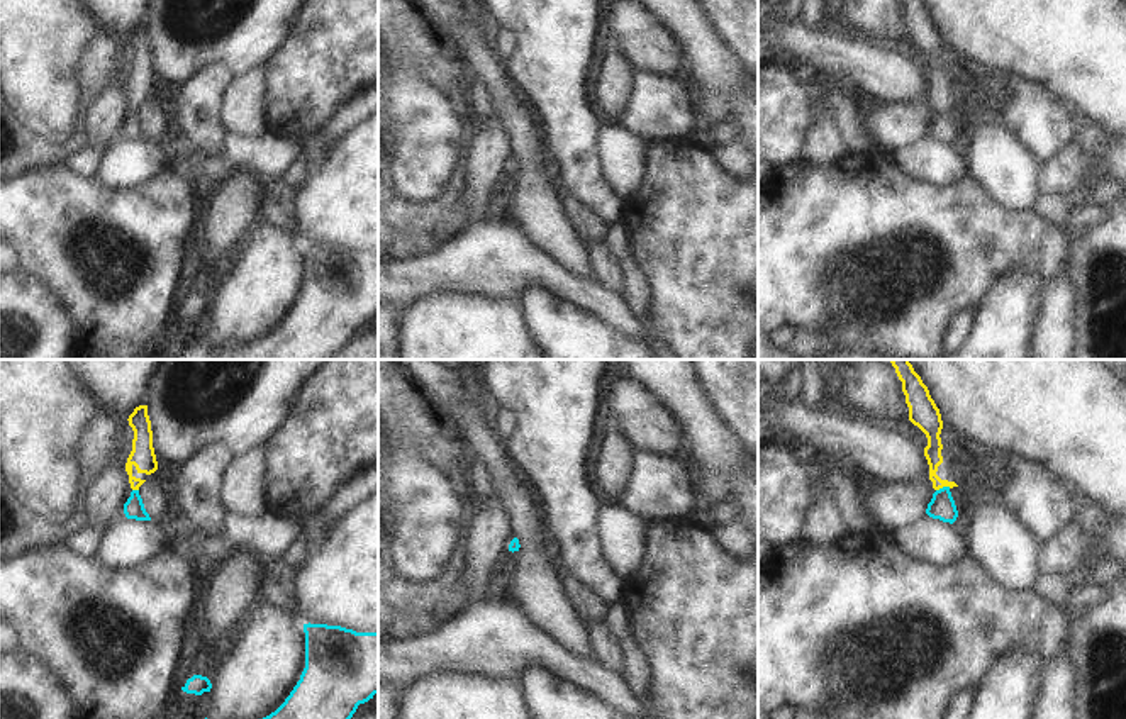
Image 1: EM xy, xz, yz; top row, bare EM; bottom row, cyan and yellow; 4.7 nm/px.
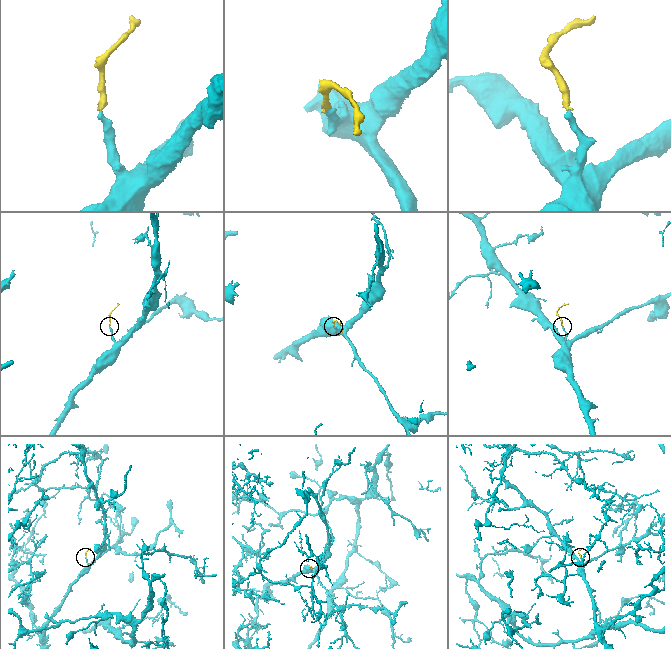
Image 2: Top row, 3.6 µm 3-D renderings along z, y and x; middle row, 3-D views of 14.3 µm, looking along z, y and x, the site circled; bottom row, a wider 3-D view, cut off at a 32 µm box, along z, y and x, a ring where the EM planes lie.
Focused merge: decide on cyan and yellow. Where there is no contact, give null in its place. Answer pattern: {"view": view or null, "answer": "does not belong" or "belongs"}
{"view": "yz", "answer": "belongs"}

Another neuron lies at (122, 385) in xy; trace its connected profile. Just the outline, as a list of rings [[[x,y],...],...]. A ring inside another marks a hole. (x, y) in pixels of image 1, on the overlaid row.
[[[71,360],[75,370],[97,392],[110,419],[129,426],[129,415],[148,405],[151,385],[166,360]]]

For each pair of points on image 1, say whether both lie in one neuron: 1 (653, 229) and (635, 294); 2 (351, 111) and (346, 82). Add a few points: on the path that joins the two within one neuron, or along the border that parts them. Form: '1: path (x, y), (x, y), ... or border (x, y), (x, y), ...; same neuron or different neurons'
1: border (626, 229), (633, 255), (650, 282), (650, 306); different neurons
2: border (360, 90), (331, 117), (324, 129); different neurons

